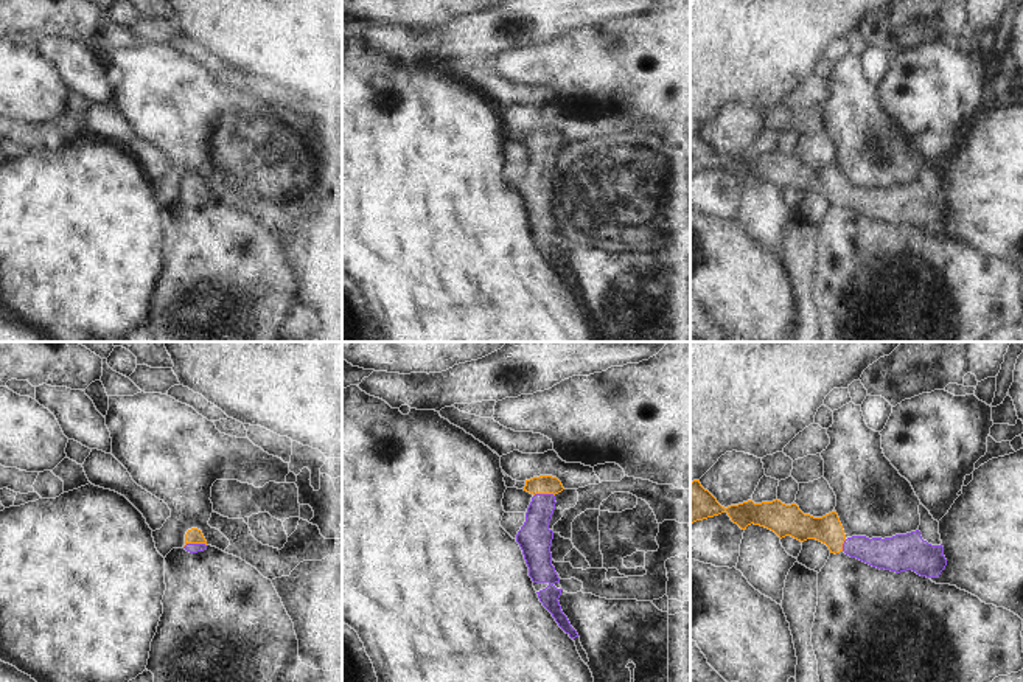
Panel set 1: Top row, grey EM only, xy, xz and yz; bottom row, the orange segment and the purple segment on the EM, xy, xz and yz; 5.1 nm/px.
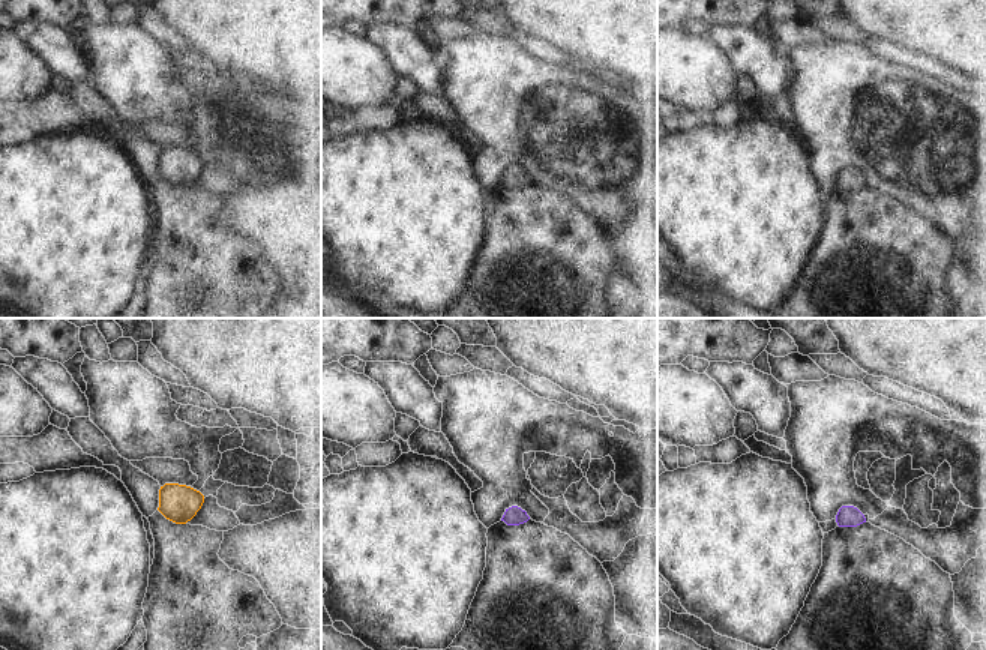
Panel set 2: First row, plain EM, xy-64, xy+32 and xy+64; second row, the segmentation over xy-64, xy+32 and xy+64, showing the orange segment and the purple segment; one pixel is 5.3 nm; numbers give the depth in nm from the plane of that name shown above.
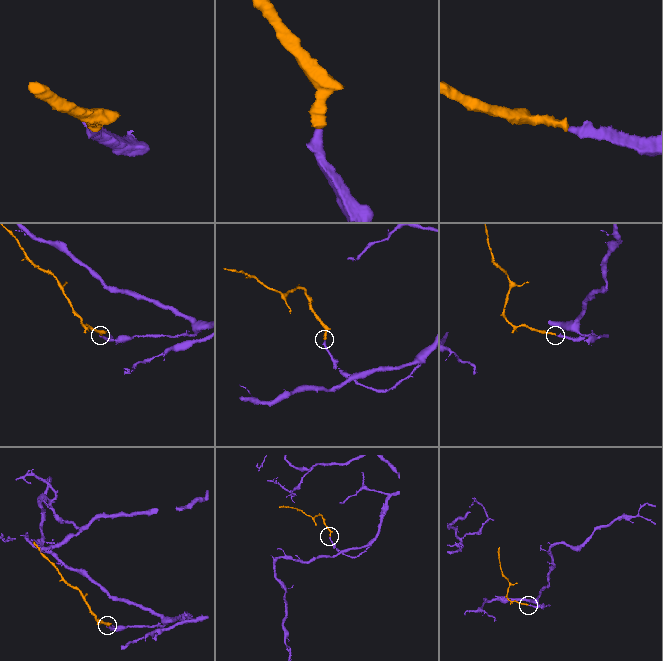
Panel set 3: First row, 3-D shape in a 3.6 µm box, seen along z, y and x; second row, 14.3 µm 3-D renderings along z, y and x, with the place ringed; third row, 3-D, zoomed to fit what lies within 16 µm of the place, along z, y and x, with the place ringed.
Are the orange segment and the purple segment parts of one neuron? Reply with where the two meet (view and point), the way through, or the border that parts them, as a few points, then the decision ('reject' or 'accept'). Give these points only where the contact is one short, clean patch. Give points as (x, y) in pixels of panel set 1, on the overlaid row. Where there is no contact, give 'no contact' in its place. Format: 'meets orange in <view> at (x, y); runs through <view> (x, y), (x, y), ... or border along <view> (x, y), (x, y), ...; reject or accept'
meets orange in xy at (195, 542); runs through xy (193, 536), (195, 542), (190, 547); accept

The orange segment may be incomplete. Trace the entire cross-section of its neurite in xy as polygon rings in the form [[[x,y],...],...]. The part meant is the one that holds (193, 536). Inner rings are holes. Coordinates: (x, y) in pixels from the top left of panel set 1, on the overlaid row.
[[[191,528],[185,534],[185,547],[190,553],[204,552],[207,548],[207,541],[201,530]]]

